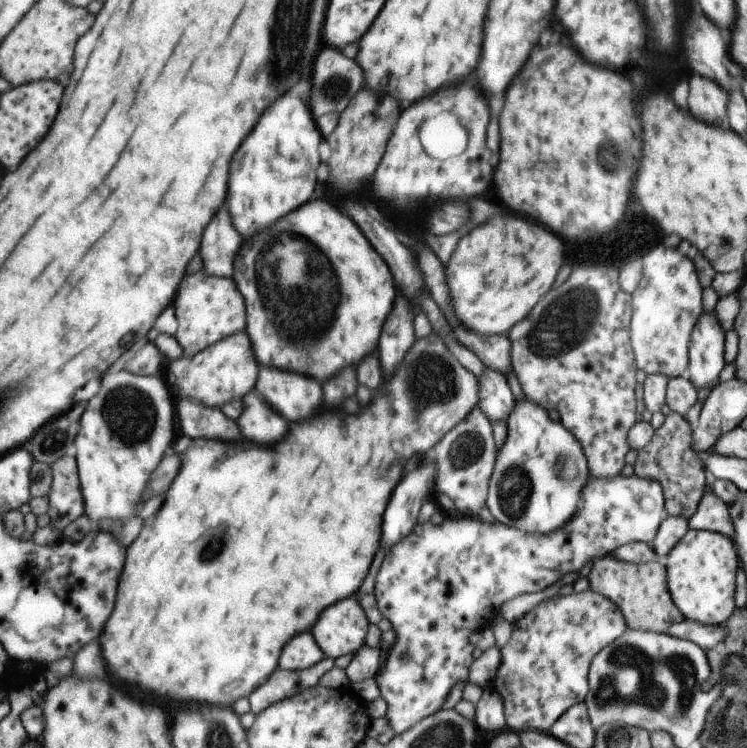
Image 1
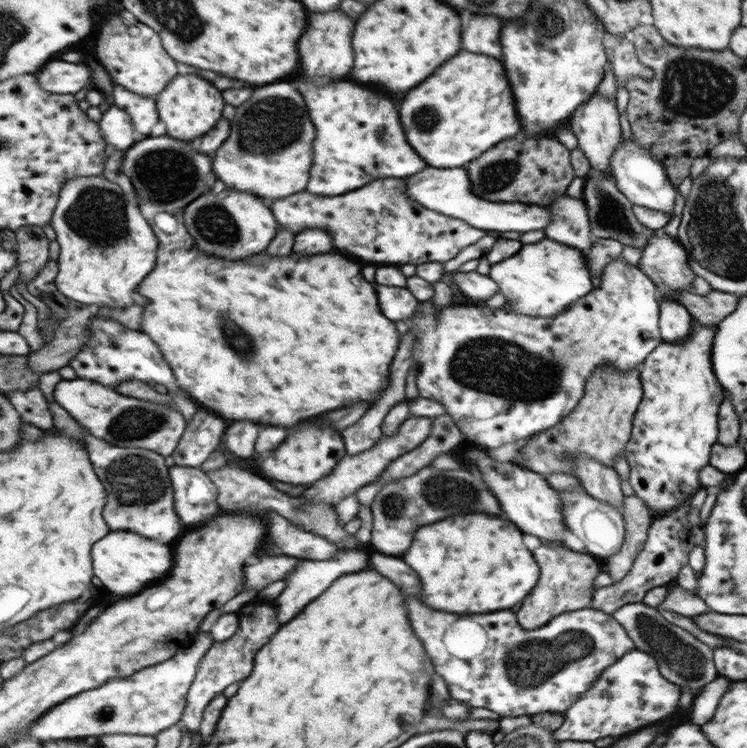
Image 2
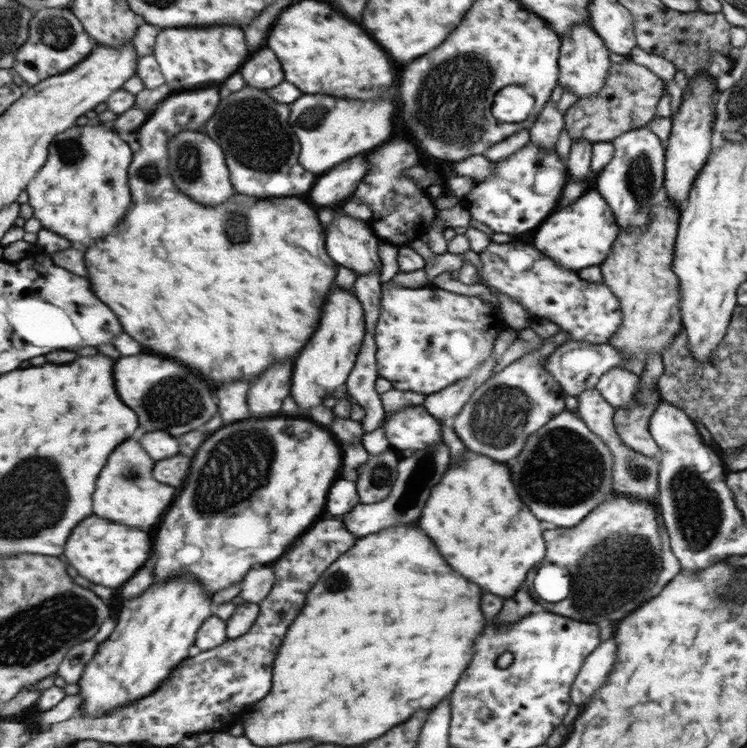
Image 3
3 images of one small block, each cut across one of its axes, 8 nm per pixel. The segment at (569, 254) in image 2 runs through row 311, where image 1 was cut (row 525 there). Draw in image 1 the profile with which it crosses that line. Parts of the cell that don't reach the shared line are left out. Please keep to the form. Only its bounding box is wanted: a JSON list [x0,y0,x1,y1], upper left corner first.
[487,396,589,534]

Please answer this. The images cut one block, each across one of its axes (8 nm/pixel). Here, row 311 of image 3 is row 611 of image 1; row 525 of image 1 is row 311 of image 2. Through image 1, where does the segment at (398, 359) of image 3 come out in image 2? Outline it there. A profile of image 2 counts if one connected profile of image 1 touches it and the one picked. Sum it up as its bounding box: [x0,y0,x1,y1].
[407,256,662,448]

